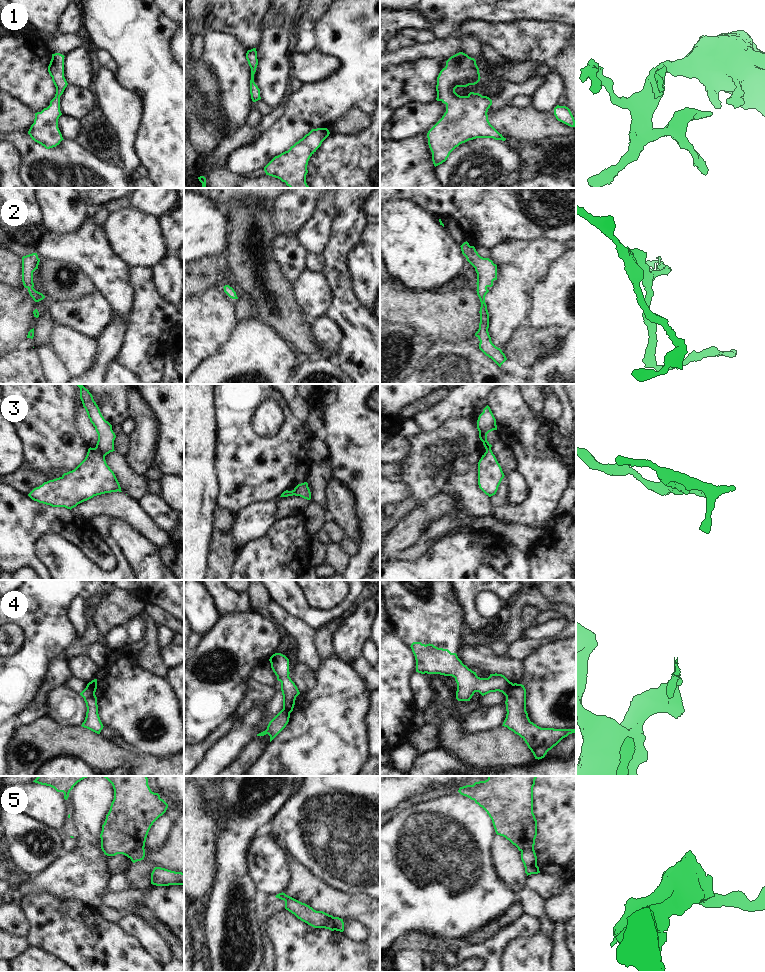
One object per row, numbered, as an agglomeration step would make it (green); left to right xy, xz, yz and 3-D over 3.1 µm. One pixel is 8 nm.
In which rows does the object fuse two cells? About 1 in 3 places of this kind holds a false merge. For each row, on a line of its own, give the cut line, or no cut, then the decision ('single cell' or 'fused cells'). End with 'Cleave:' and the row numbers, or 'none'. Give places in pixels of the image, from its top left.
1: cut none; single cell
2: cut none; single cell
3: cut xy (95, 447), (104, 457); fused cells
4: cut yz (513, 684), (506, 696); fused cells
5: cut xy (143, 847), (133, 850), (126, 855); fused cells
Cleave: 3, 4, 5

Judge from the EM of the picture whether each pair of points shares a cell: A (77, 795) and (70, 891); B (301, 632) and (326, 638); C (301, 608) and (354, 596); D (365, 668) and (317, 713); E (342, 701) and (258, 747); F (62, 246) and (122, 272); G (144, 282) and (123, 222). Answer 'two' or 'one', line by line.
A: one
B: two
C: one
D: two
E: two
F: one
G: two

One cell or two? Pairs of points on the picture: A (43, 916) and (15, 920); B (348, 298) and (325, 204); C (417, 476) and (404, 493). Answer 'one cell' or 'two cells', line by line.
A: two cells
B: two cells
C: two cells

